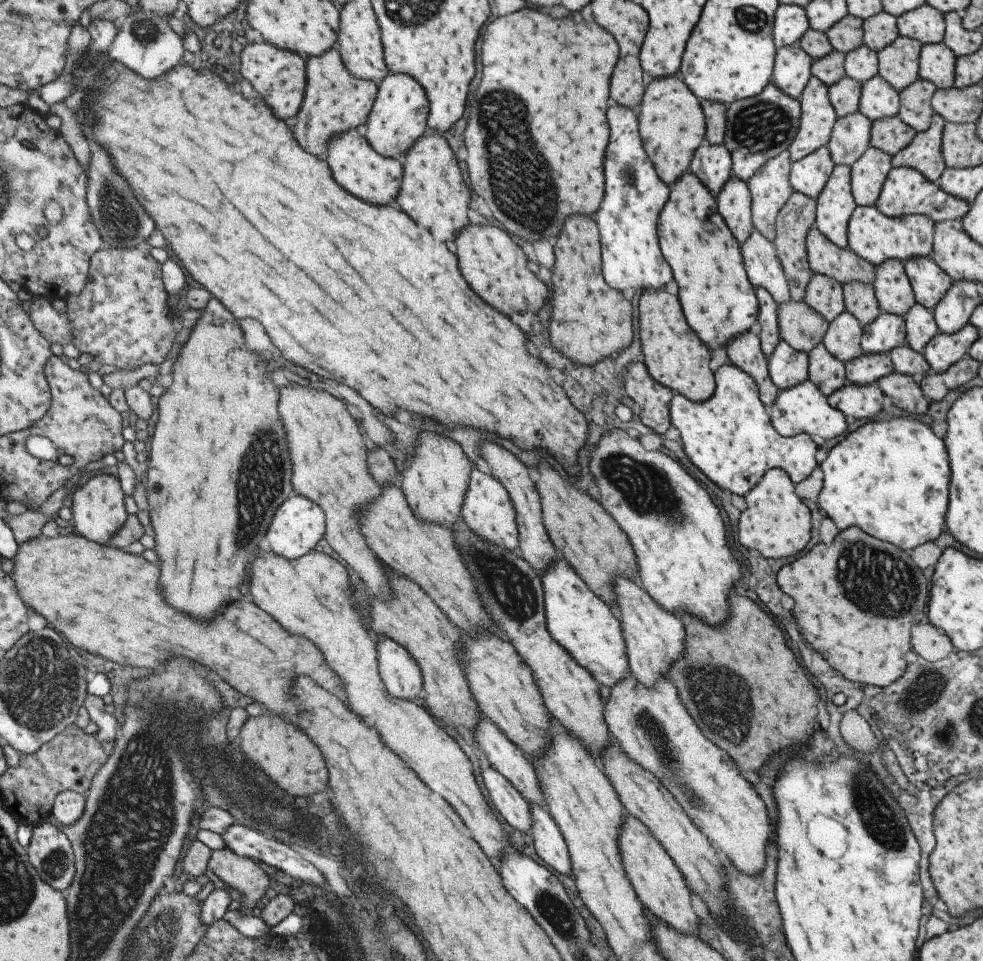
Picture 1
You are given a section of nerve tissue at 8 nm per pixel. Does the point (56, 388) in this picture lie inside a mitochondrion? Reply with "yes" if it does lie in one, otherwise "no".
no

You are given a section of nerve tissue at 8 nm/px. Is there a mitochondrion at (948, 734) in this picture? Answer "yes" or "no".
yes

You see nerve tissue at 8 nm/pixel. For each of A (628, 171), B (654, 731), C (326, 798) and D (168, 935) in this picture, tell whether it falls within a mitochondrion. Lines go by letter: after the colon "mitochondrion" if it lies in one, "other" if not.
A: mitochondrion
B: mitochondrion
C: other
D: mitochondrion

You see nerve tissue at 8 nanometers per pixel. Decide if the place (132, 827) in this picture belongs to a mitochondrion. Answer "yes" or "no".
yes

